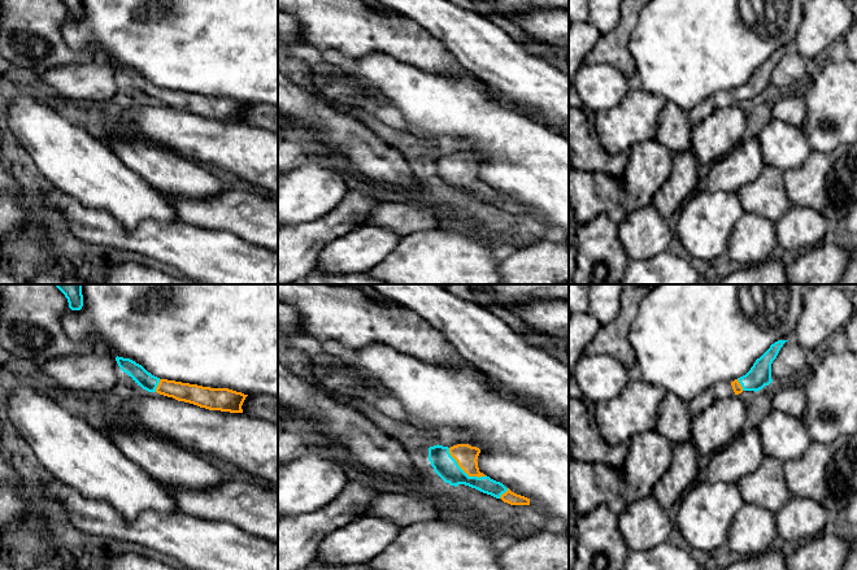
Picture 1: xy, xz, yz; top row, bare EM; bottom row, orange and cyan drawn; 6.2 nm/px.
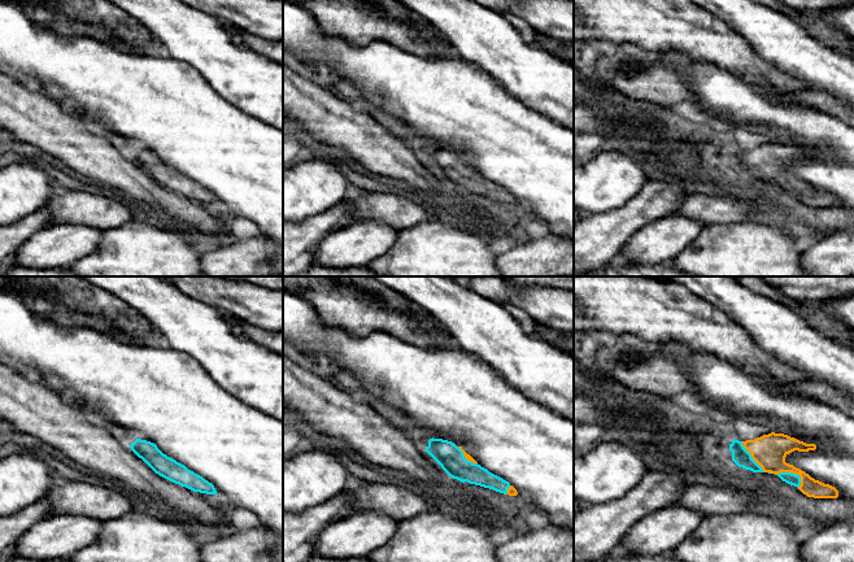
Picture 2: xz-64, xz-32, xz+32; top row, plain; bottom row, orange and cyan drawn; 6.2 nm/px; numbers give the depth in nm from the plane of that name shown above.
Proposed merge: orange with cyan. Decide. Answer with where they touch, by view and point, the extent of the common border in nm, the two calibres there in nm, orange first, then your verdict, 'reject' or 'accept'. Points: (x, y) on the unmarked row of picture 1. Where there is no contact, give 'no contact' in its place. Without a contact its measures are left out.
contact xz (464, 179); length 300 nm; calibres 140 and 150 nm; accept

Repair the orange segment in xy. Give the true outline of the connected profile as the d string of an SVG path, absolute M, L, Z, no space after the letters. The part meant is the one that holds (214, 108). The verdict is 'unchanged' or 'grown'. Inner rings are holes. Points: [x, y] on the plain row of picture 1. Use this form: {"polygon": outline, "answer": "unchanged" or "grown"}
{"polygon": "M116 66L121 79L148 101L173 106L209 119L243 122L242 114L248 104L229 97L210 97L197 93L160 88L130 68Z", "answer": "grown"}

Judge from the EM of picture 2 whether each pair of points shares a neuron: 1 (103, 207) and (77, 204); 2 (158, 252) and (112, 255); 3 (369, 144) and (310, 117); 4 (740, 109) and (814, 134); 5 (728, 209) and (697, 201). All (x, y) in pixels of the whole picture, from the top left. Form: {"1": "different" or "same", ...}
{"1": "same", "2": "same", "3": "same", "4": "same", "5": "same"}

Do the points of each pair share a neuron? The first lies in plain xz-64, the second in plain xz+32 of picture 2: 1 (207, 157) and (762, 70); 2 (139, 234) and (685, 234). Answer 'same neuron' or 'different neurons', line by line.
1: different neurons
2: different neurons

